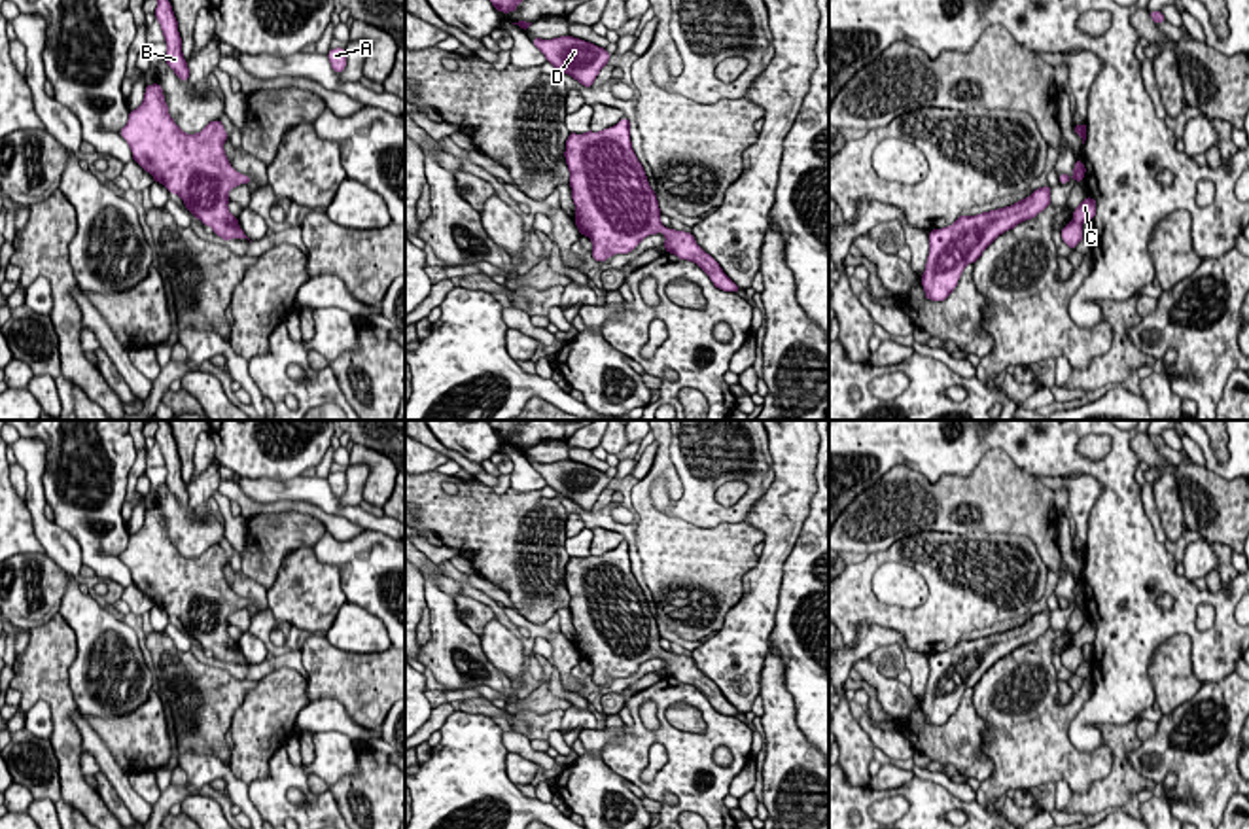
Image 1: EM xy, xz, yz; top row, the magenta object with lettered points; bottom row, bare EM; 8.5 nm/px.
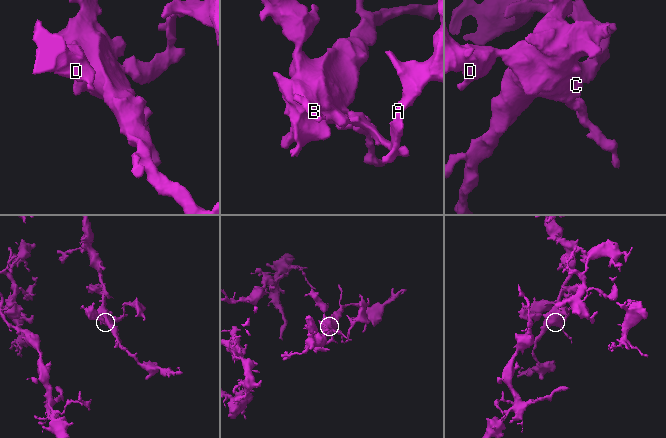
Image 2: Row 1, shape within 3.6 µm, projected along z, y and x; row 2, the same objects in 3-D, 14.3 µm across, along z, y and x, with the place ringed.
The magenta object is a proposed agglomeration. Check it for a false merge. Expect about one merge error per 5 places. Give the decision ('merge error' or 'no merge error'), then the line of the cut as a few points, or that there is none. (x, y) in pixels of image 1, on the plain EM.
no merge error; no cut

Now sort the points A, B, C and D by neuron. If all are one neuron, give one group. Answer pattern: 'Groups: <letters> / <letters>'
Groups: A B C D

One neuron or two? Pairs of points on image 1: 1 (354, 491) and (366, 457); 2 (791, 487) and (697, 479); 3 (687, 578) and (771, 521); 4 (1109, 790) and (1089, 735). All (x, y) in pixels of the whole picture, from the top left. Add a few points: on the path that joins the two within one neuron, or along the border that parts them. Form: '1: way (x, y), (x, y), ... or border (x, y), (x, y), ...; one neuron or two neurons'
1: border (356, 462), (368, 468), (362, 498); two neurons
2: border (769, 440), (773, 483), (744, 519); two neurons
3: border (744, 521), (765, 538); two neurons
4: border (1100, 733), (1104, 744); two neurons

